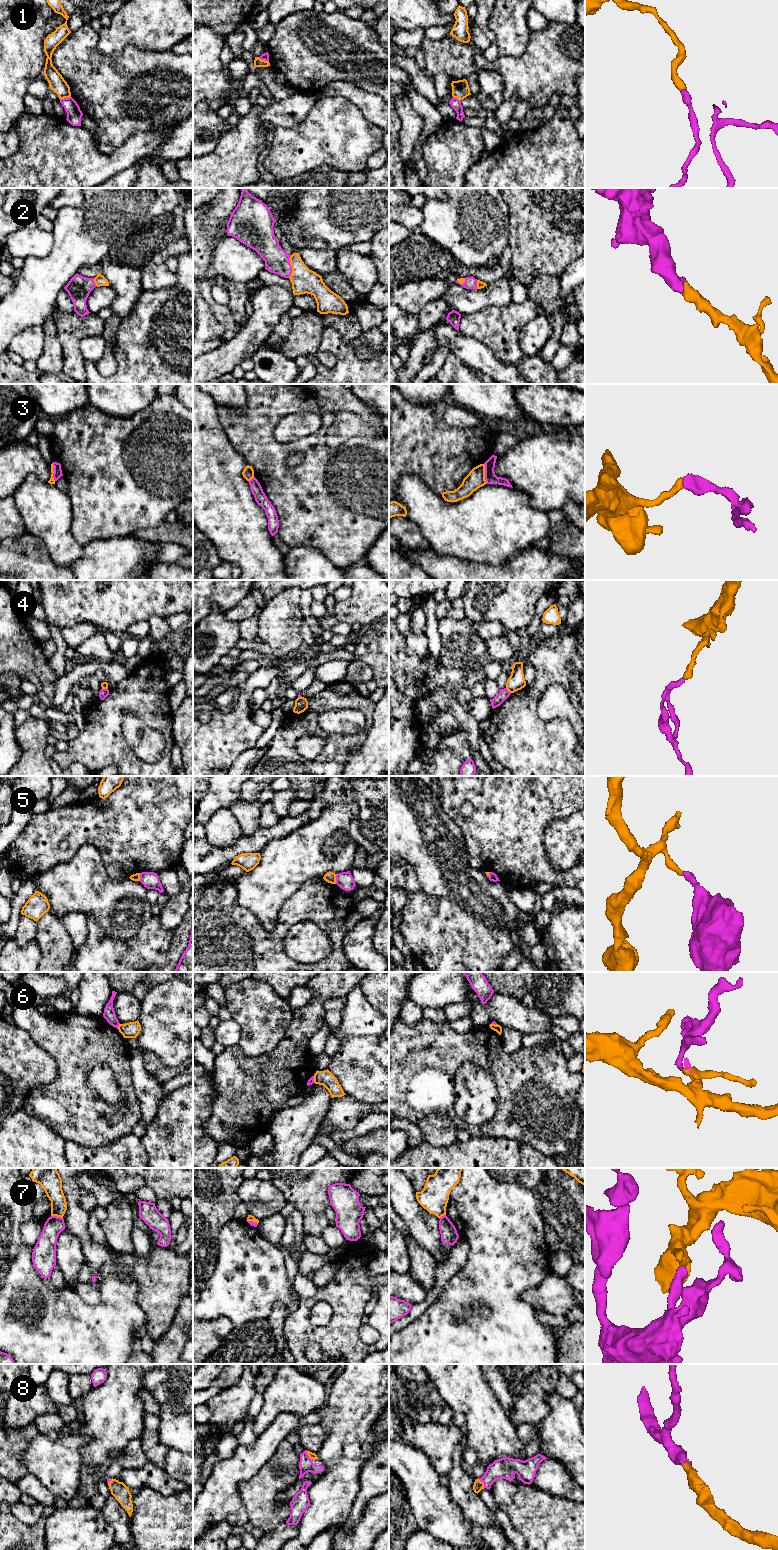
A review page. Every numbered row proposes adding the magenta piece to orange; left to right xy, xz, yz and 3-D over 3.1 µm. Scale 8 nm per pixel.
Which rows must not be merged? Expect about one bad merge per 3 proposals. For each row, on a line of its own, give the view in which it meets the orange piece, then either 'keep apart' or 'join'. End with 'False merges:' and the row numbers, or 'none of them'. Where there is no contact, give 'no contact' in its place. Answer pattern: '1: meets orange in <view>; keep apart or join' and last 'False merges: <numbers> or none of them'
1: meets orange in xz; keep apart
2: meets orange in xz; join
3: meets orange in yz; keep apart
4: meets orange in yz; keep apart
5: meets orange in xz; keep apart
6: meets orange in xy; keep apart
7: meets orange in xy; keep apart
8: meets orange in xz; join
False merges: 1, 3, 4, 5, 6, 7

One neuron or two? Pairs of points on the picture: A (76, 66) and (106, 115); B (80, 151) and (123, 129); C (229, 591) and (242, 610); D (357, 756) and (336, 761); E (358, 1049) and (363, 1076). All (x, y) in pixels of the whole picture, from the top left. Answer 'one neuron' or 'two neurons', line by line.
A: one neuron
B: two neurons
C: two neurons
D: two neurons
E: one neuron

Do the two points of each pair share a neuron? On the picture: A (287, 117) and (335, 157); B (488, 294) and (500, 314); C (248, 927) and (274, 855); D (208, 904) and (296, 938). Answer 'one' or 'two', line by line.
A: two
B: two
C: two
D: two

